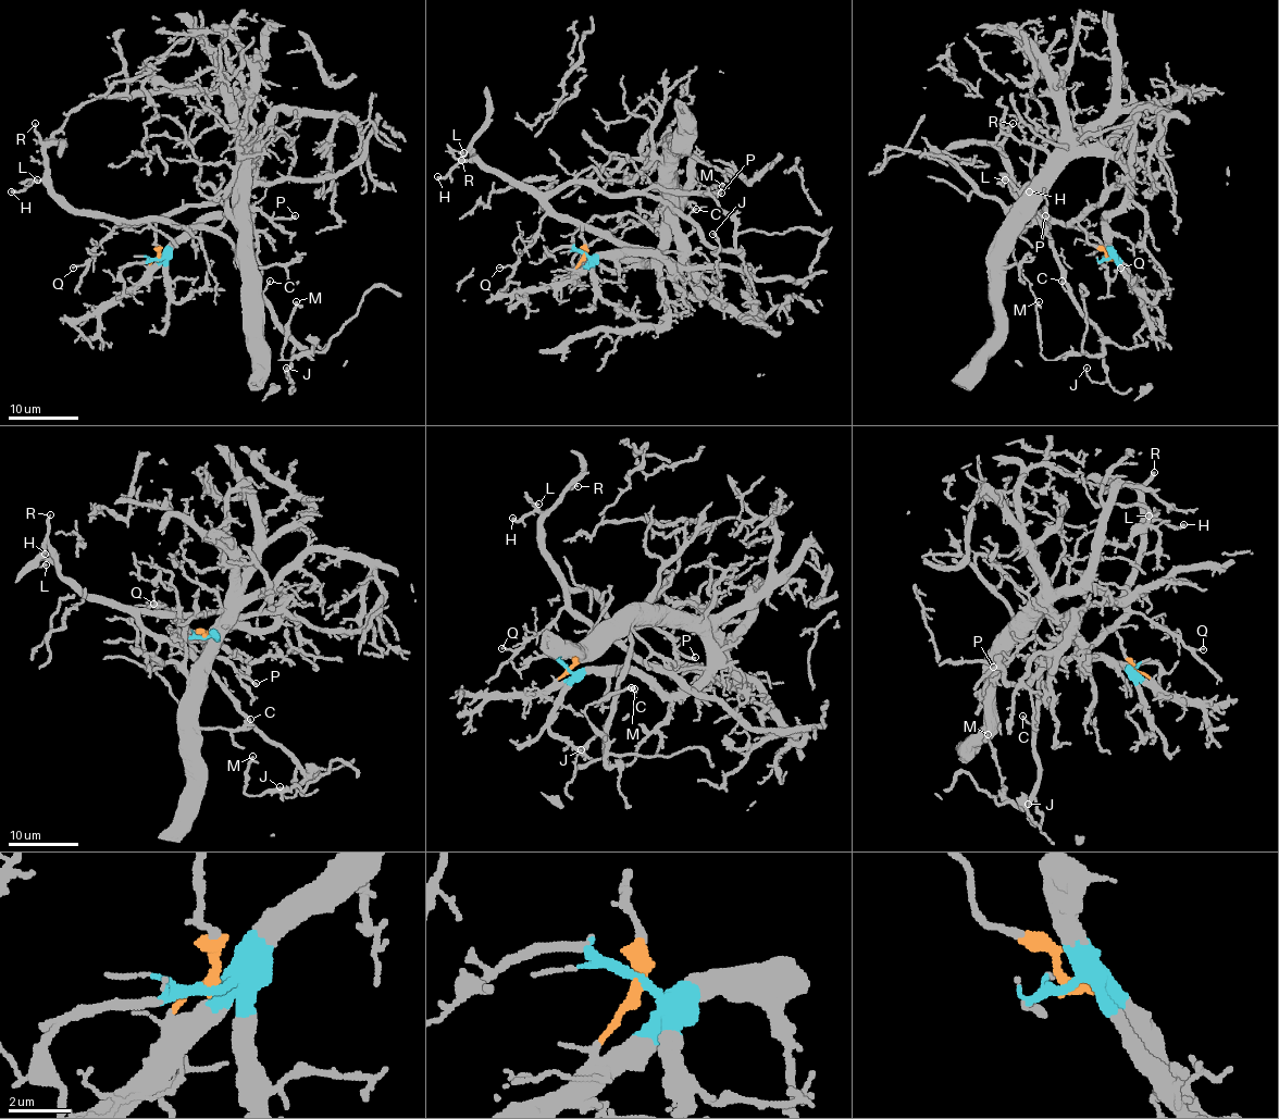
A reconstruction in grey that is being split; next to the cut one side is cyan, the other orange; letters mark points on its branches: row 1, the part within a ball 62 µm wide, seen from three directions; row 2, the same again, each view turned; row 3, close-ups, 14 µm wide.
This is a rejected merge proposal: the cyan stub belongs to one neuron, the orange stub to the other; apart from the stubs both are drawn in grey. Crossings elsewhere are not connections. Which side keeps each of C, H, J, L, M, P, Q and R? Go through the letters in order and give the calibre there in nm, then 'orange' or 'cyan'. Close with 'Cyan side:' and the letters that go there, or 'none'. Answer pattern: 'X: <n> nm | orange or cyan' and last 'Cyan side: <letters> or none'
C: 130 nm | orange
H: 240 nm | orange
J: 110 nm | orange
L: 100 nm | orange
M: 150 nm | orange
P: 260 nm | orange
Q: 130 nm | orange
R: 220 nm | orange
Cyan side: none

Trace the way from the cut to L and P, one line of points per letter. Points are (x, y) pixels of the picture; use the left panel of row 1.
L: (159, 259), (153, 222), (116, 223), (74, 211), (40, 182), (25, 183), (29, 186), (37, 179)
P: (159, 259), (153, 222), (120, 222), (168, 219), (184, 227), (219, 227), (241, 209), (295, 214)

